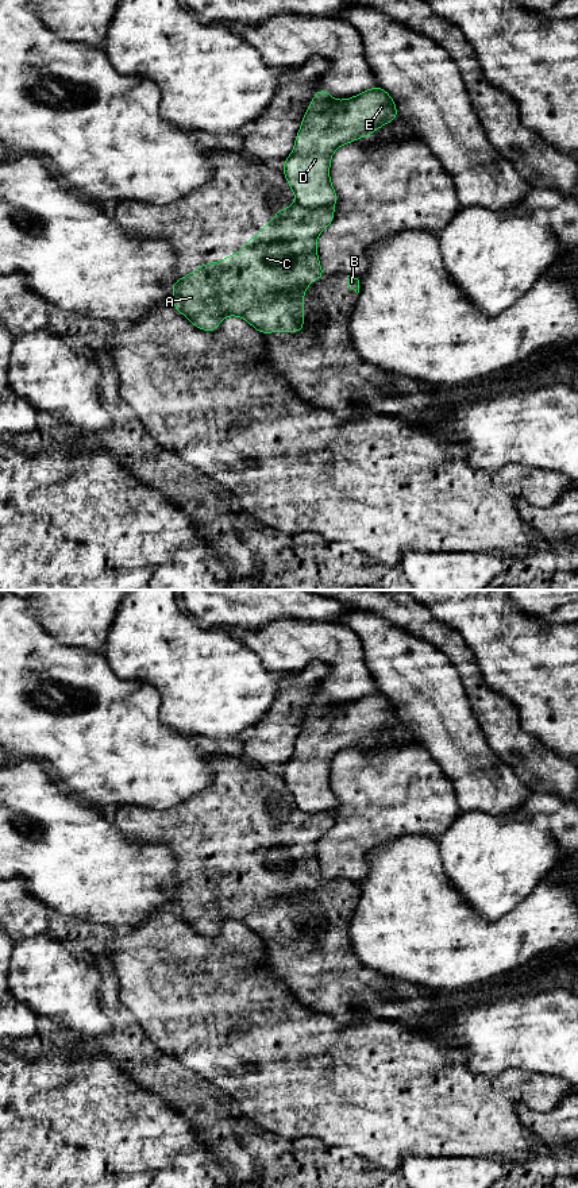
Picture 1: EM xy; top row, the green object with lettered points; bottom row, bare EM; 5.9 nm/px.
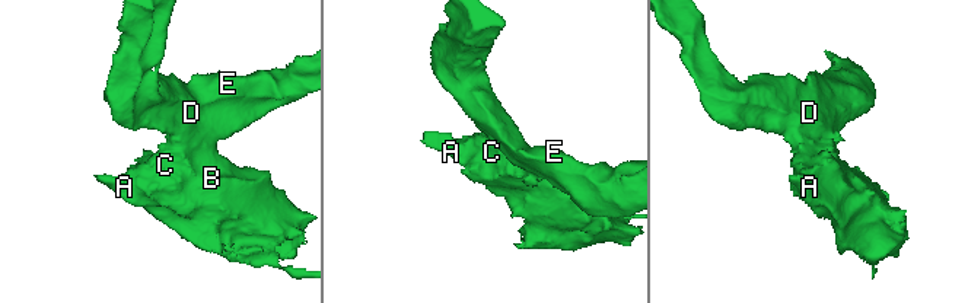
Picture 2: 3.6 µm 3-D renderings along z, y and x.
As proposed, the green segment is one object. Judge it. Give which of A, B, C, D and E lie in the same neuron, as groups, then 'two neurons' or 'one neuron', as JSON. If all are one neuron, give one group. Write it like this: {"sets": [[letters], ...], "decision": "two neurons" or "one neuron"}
{"sets": [["A", "B", "C"], ["D", "E"]], "decision": "two neurons"}

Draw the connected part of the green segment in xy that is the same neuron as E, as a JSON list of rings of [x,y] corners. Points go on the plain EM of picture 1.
[[[381,691],[335,705],[319,694],[304,718],[282,778],[304,813],[334,811],[338,799],[330,784],[331,763],[343,749],[374,738],[398,721],[396,706]]]

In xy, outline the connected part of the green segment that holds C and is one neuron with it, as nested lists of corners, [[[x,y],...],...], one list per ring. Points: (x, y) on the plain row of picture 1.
[[[298,807],[277,815],[275,821],[240,856],[221,867],[197,871],[194,878],[172,890],[172,910],[196,933],[213,937],[226,921],[243,922],[259,938],[301,937],[304,934],[304,895],[327,879],[317,861],[317,841],[334,826],[332,811],[304,813]]]

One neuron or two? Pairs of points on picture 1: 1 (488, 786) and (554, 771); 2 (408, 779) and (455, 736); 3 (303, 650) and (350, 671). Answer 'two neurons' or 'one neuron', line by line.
1: two neurons
2: two neurons
3: one neuron

